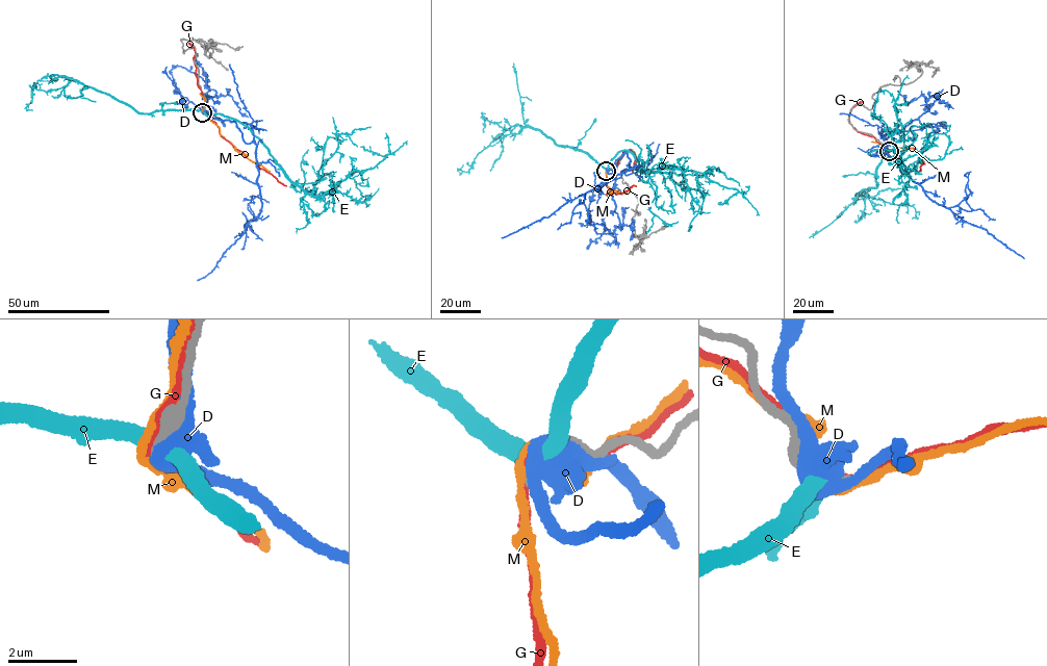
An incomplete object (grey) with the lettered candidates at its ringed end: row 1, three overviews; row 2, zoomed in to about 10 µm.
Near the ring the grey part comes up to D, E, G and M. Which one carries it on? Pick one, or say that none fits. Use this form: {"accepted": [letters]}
{"accepted": []}

